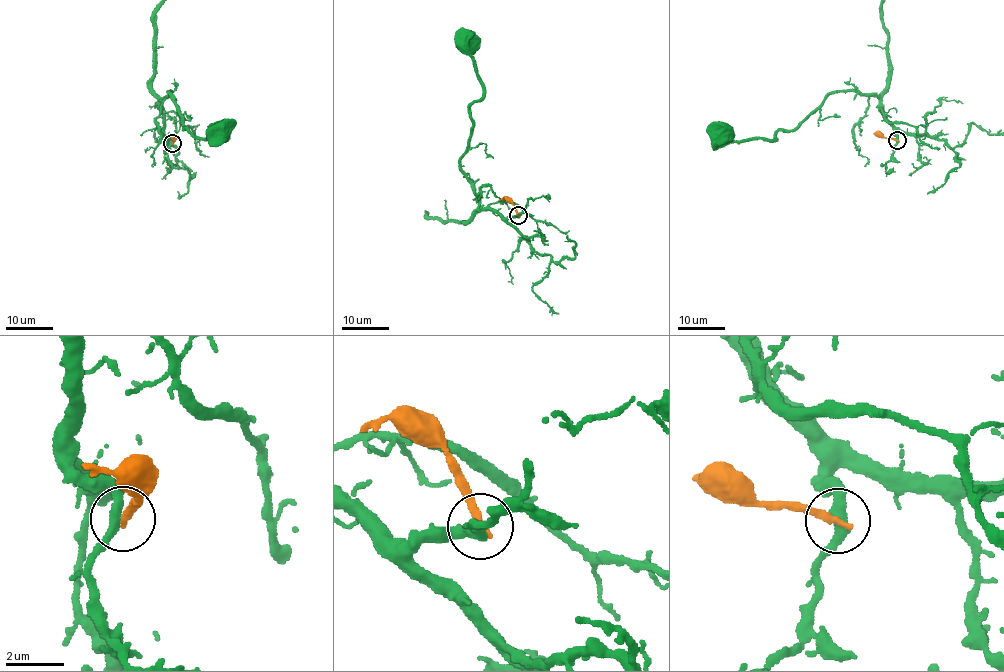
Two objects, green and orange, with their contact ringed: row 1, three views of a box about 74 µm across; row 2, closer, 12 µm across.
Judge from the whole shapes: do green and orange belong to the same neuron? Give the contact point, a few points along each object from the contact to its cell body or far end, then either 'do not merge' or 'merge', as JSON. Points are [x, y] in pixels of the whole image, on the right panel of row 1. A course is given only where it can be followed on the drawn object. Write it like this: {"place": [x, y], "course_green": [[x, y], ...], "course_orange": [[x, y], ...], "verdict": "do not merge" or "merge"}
{"place": [897, 140], "course_green": [[897, 140], [879, 98], [838, 91], [774, 139], [720, 135]], "course_orange": [[897, 140], [874, 133]], "verdict": "do not merge"}

